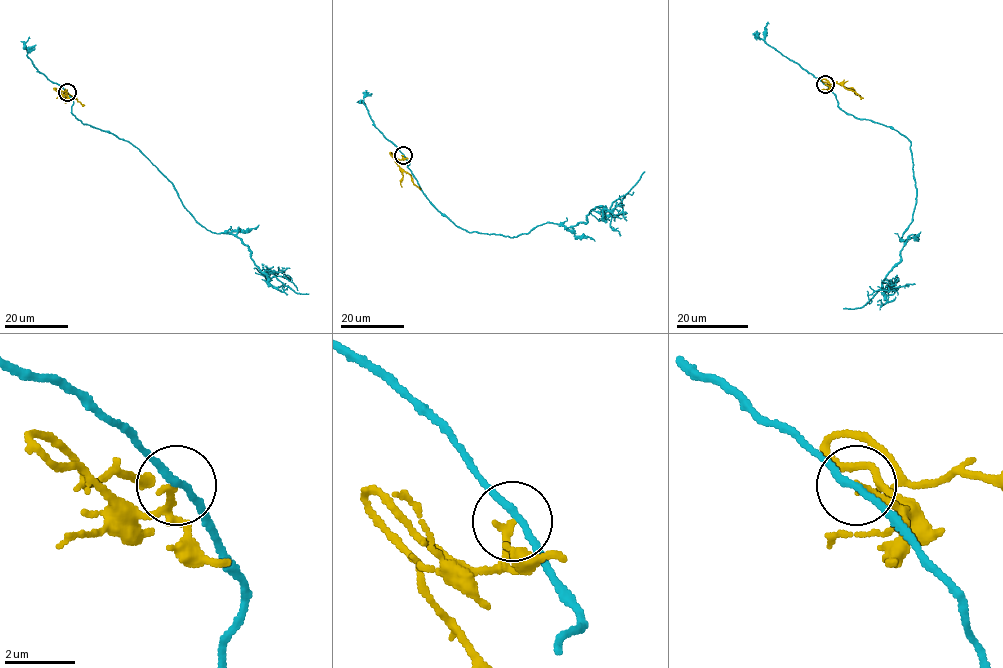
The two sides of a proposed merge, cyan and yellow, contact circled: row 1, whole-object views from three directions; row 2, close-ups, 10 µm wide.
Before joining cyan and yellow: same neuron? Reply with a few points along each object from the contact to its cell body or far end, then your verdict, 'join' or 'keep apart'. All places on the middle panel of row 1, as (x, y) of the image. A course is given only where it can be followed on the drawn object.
course cyan (403, 154), (428, 200), (458, 226), (512, 237), (543, 223), (586, 223), (592, 209), (610, 209), (645, 171); course yellow (403, 155), (400, 160), (395, 158), (395, 162), (420, 189); keep apart

